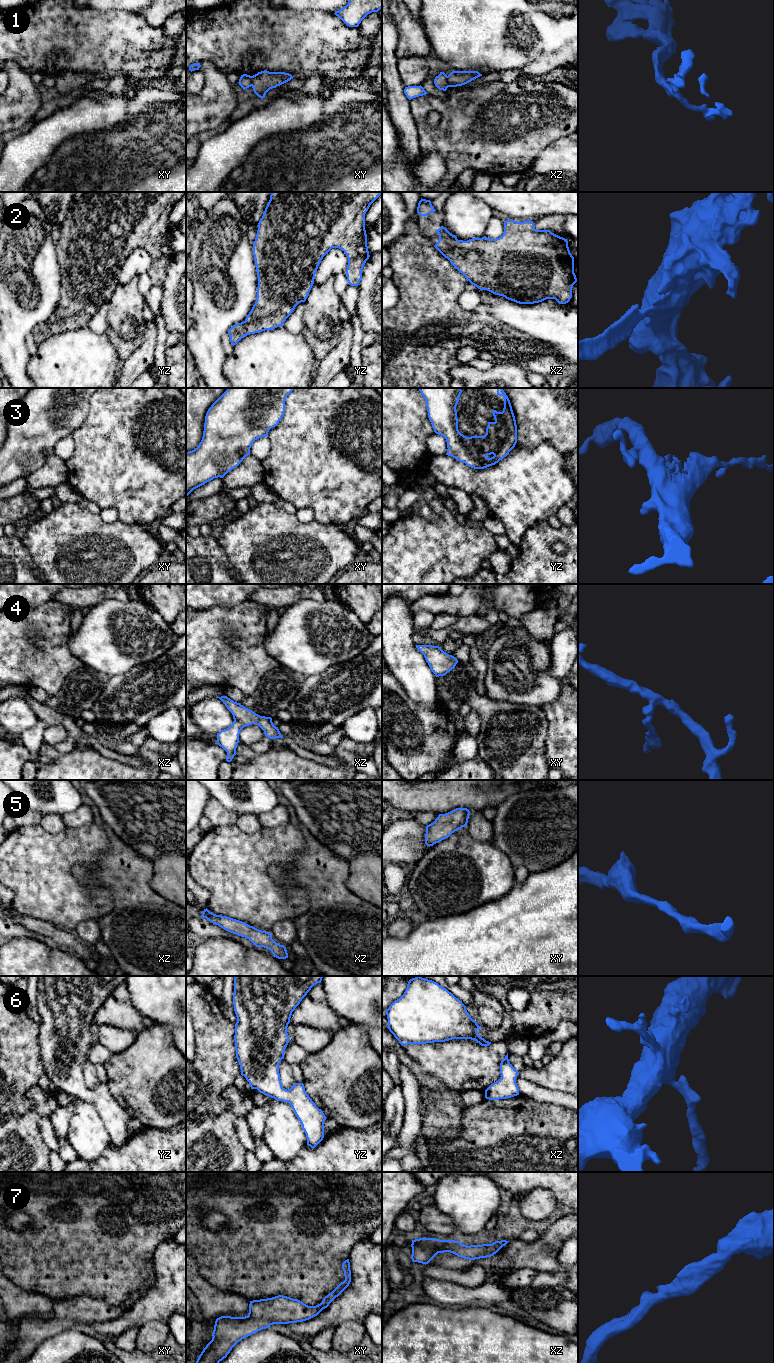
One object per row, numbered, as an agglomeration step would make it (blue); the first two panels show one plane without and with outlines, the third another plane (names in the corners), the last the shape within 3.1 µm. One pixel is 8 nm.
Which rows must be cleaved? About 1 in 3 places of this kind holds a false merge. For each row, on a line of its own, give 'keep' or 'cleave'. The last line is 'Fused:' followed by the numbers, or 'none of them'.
1: cleave
2: keep
3: keep
4: keep
5: keep
6: keep
7: keep
Fused: 1

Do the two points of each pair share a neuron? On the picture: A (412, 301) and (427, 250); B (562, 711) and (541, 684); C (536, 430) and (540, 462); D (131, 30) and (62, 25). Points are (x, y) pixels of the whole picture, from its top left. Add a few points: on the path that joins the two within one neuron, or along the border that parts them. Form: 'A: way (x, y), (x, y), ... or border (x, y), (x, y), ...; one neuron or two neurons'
A: way (425, 288), (434, 279), (434, 263); one neuron
B: border (563, 684), (559, 695), (541, 707); two neurons
C: border (516, 444), (536, 447), (548, 441), (560, 453); two neurons
D: way (114, 30), (79, 30); one neuron

